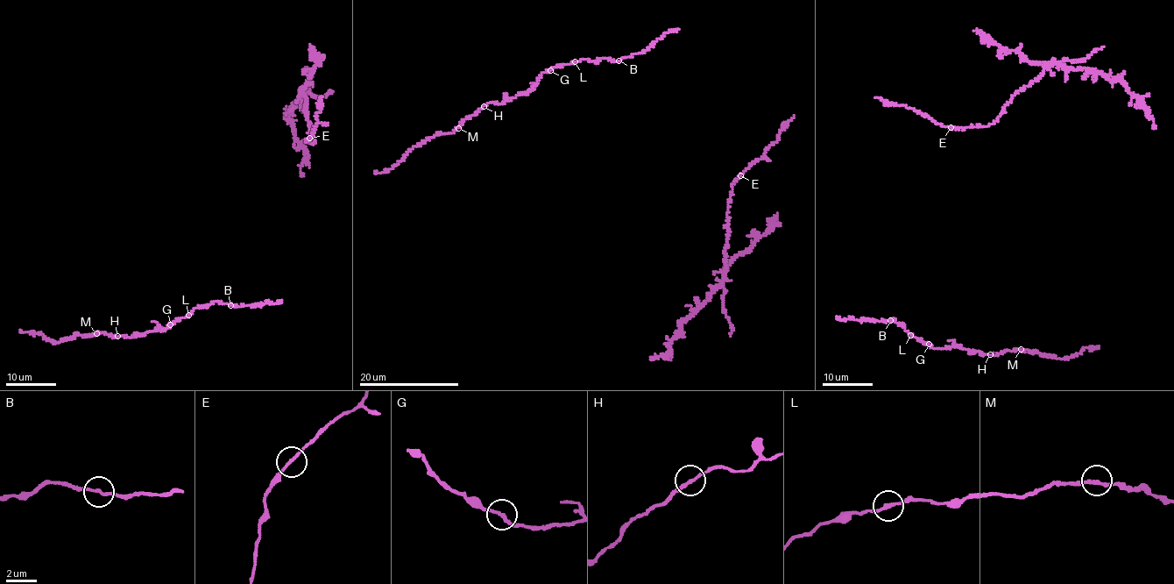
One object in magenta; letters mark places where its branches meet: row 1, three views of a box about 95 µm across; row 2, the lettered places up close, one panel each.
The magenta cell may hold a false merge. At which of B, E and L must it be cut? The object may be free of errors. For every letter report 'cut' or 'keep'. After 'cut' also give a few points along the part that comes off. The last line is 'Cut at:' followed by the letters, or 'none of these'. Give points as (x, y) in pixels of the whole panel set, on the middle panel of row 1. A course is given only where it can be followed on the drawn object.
B: keep
E: keep
L: keep
Cut at: none of these

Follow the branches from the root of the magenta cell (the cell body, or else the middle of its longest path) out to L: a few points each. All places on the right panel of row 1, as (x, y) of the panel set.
L: (892, 319), (904, 325), (910, 334)

